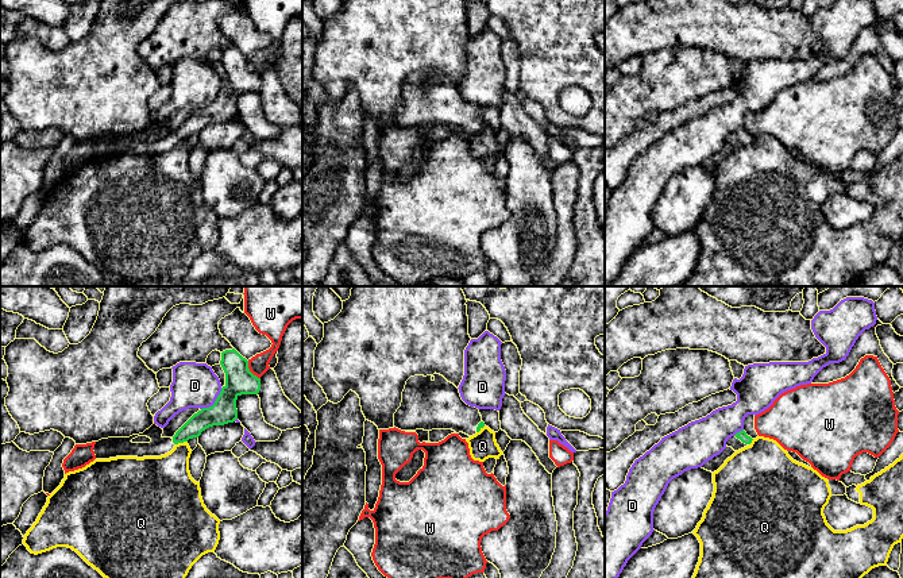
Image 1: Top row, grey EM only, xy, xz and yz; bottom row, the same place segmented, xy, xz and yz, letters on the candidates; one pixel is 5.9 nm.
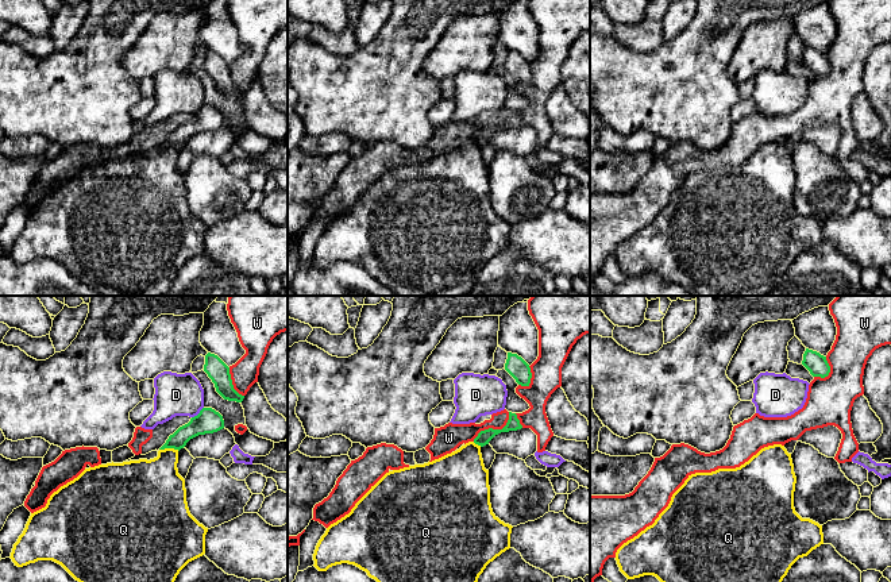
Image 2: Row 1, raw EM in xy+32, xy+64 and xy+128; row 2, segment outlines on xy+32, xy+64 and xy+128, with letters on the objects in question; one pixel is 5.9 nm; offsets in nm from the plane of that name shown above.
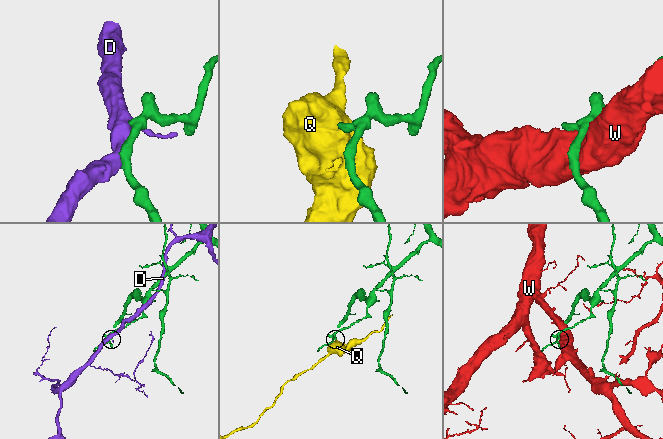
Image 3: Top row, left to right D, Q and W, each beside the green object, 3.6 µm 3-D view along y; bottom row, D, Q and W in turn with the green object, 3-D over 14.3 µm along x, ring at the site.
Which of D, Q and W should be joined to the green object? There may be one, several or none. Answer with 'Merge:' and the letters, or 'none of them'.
Merge: none of them

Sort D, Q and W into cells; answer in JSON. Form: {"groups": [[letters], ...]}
{"groups": [["D"], ["Q"], ["W"]]}

